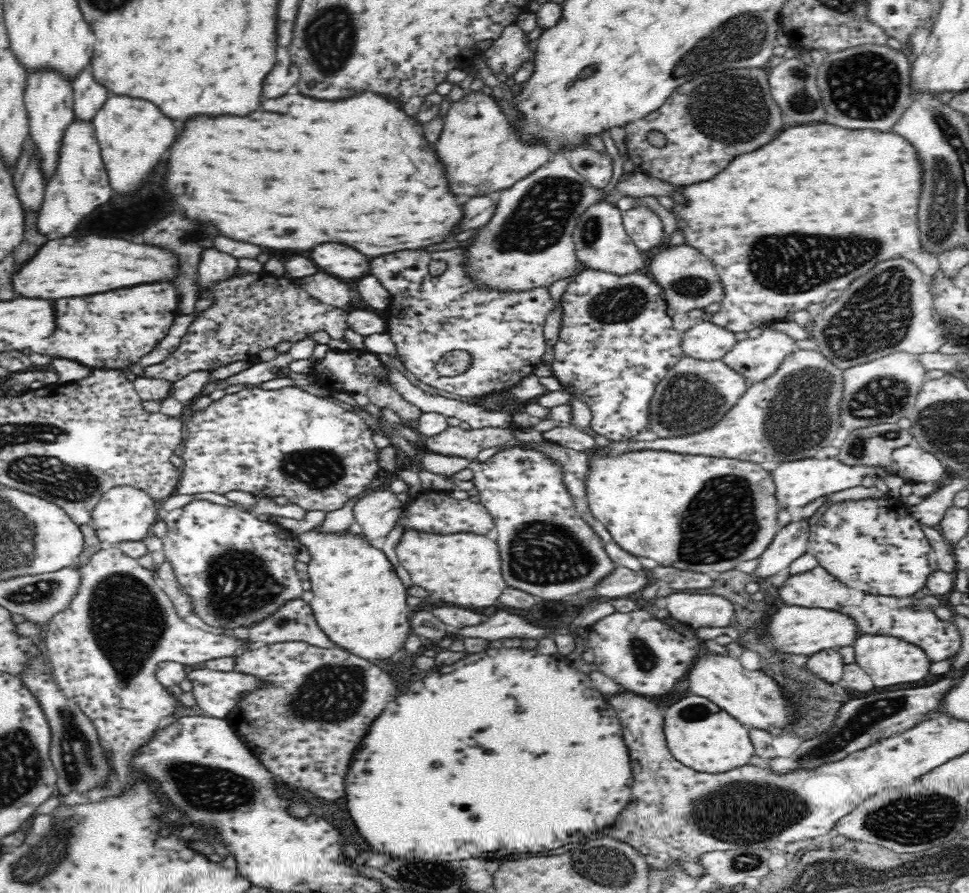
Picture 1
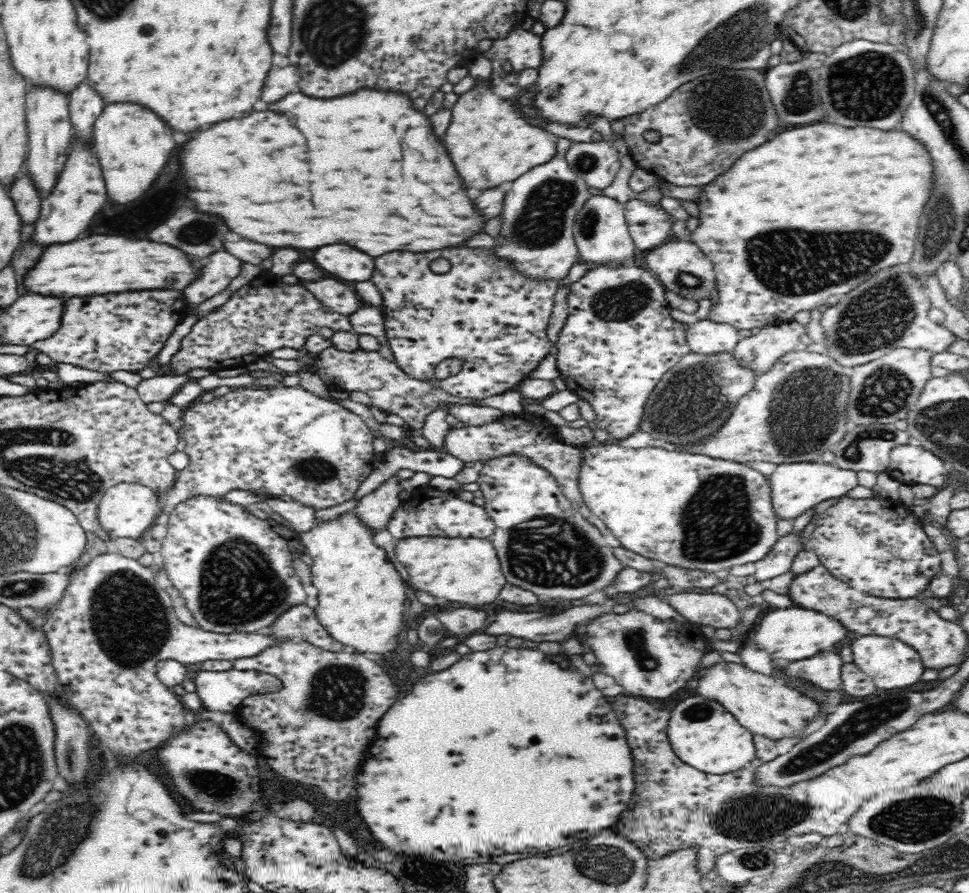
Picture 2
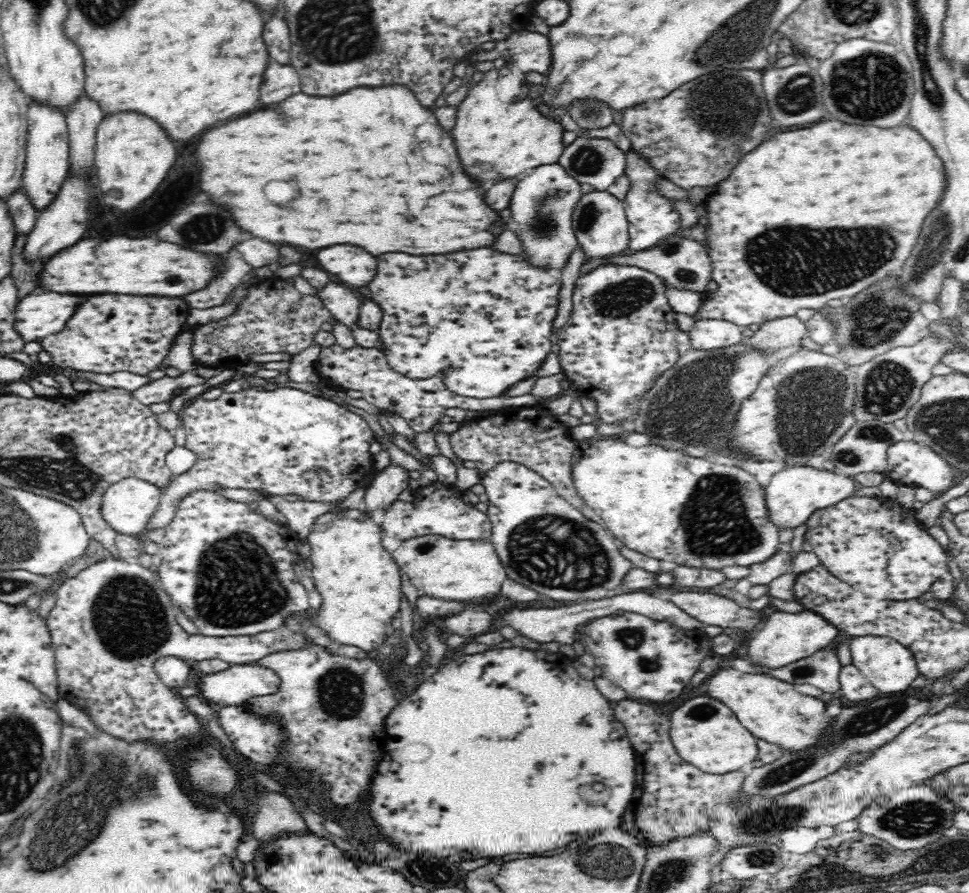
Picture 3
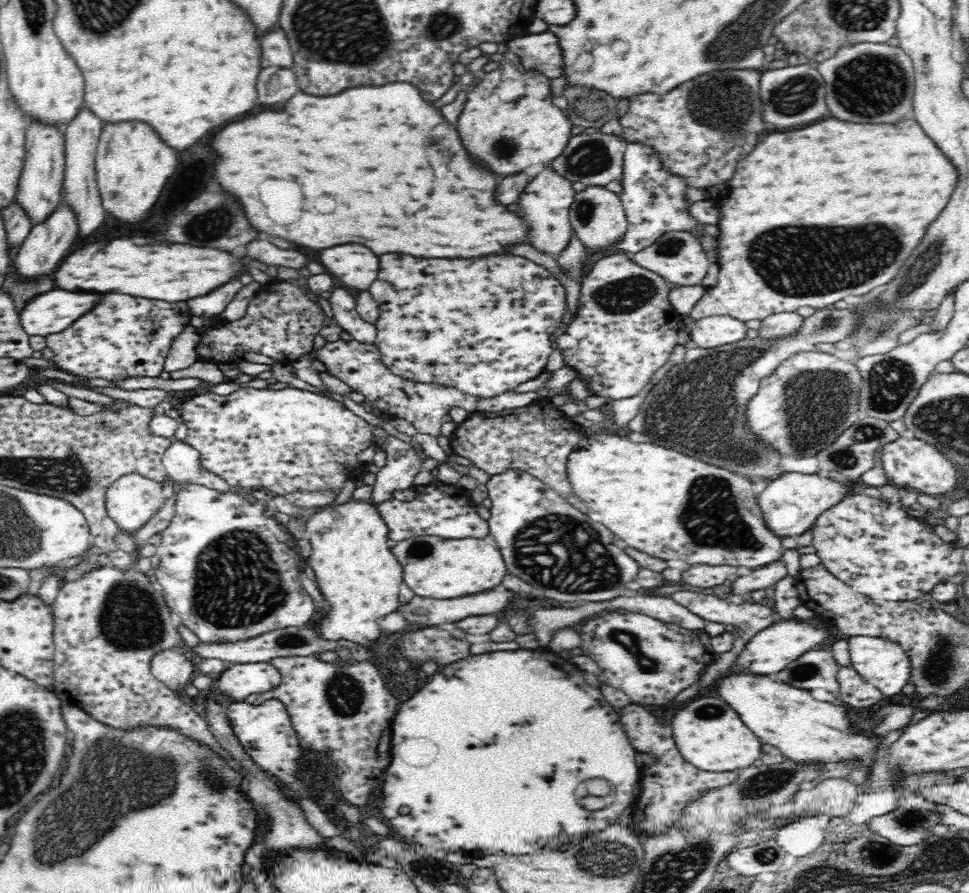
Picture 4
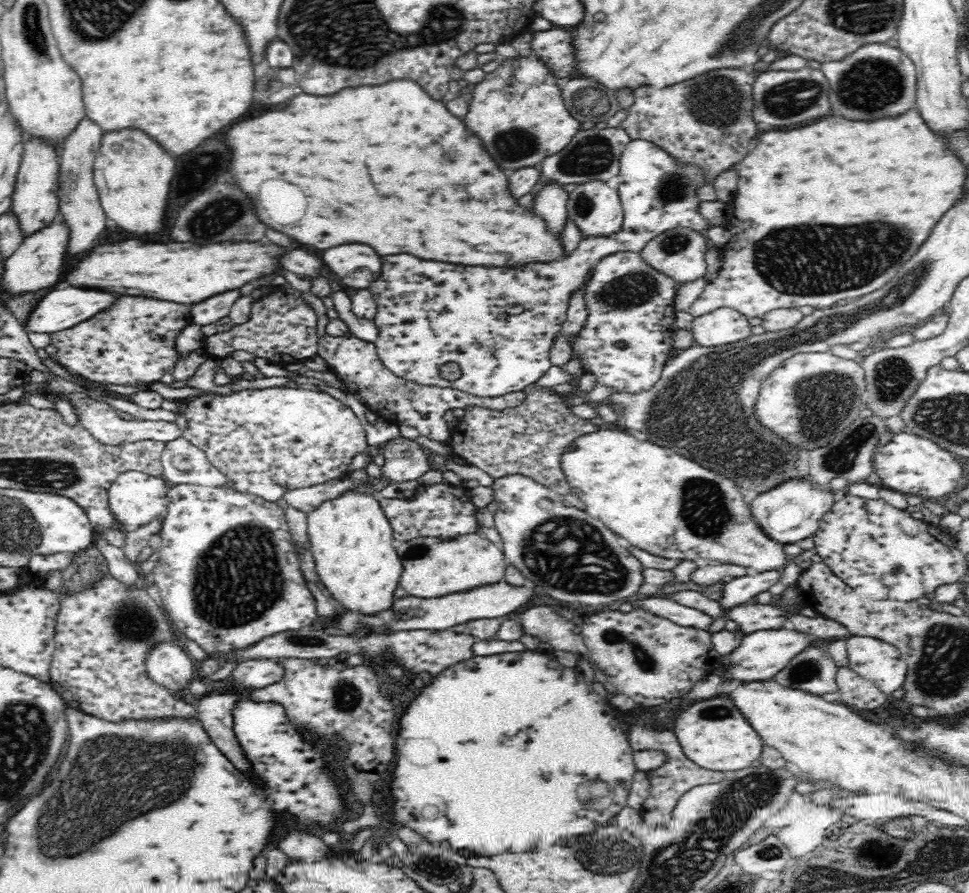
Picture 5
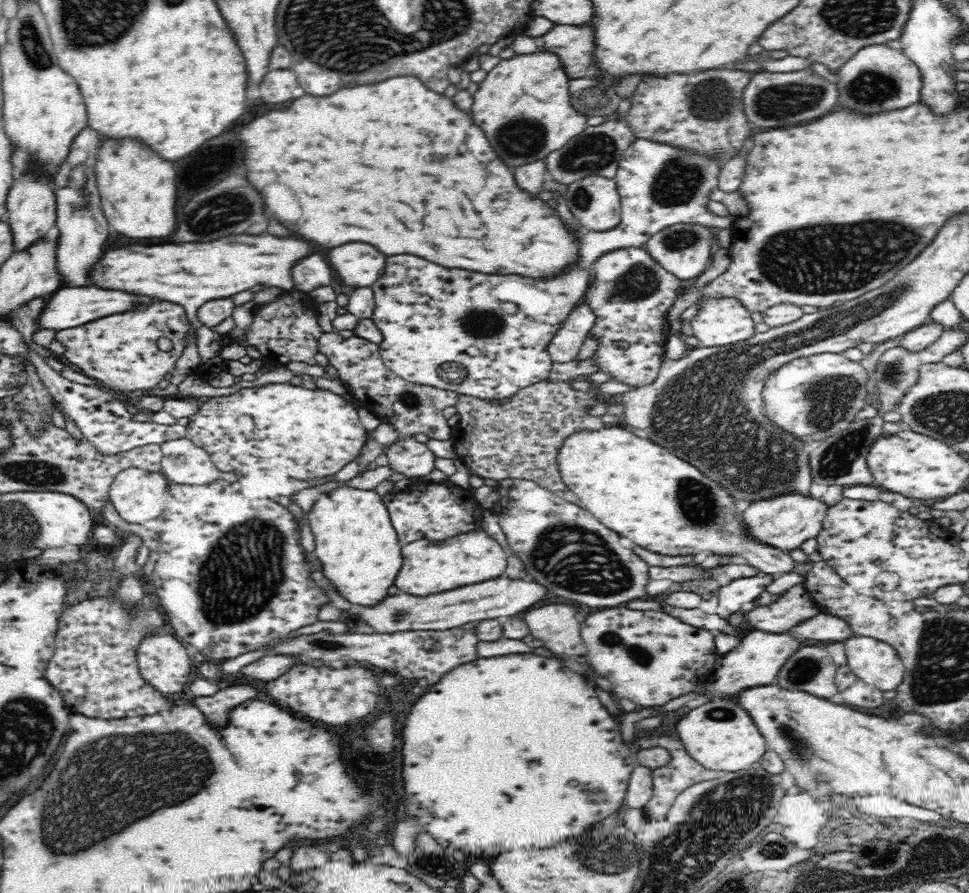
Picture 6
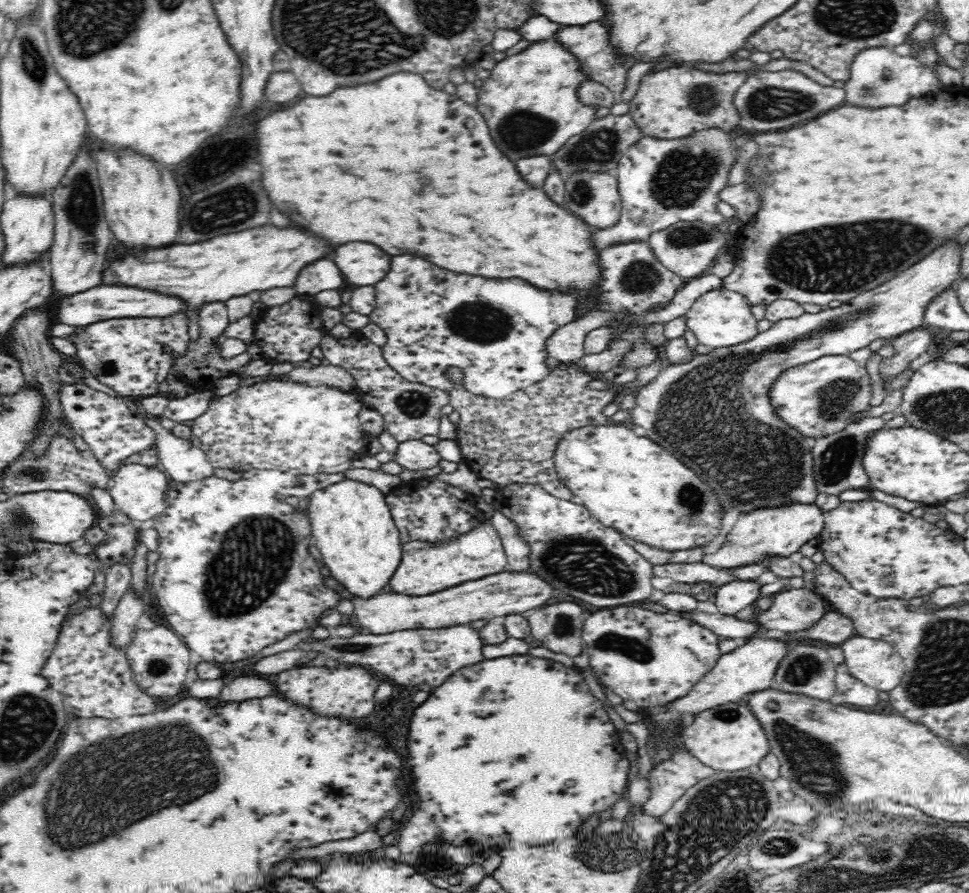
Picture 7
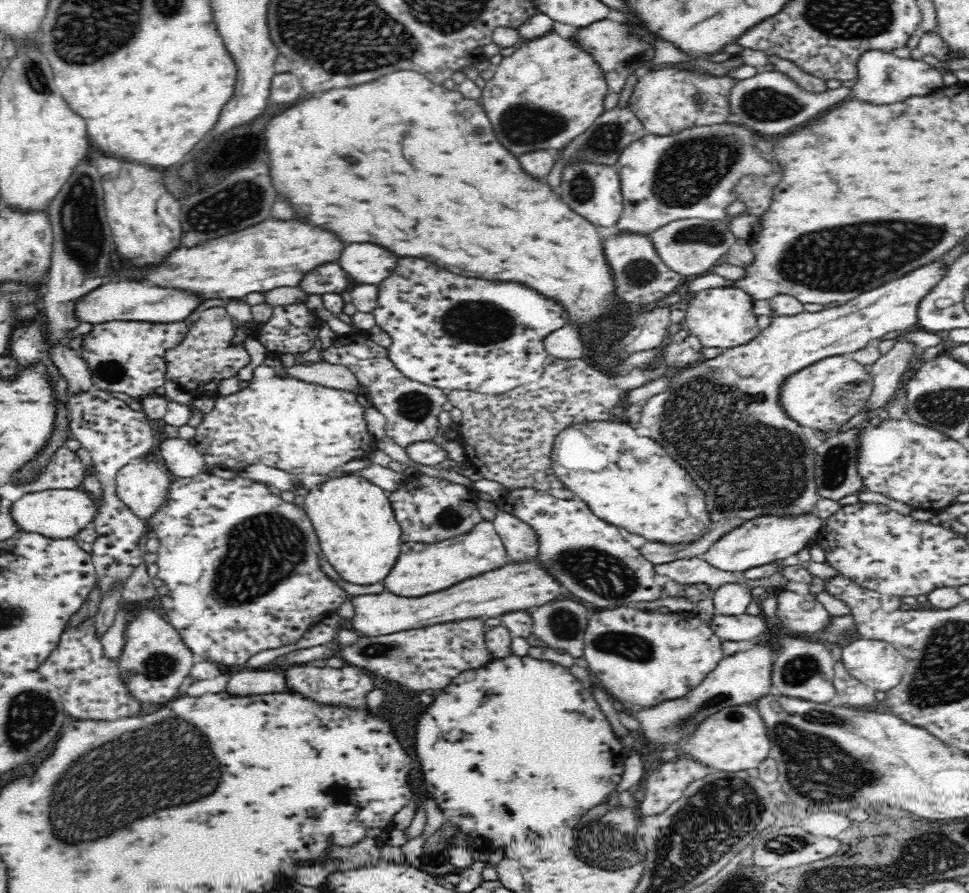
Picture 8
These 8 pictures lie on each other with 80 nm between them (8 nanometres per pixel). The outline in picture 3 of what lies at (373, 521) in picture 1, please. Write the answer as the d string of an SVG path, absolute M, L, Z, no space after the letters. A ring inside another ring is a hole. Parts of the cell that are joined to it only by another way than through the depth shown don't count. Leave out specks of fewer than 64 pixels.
M388 466L365 490L363 501L369 516L376 510L389 509L398 500L398 495L408 488L408 475L404 468Z

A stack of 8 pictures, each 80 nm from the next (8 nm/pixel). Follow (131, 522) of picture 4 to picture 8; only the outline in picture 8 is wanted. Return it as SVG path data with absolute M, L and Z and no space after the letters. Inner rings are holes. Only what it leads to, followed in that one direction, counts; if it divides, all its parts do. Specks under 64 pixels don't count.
M139 459L120 468L115 483L120 499L146 520L166 502L173 482L156 462Z

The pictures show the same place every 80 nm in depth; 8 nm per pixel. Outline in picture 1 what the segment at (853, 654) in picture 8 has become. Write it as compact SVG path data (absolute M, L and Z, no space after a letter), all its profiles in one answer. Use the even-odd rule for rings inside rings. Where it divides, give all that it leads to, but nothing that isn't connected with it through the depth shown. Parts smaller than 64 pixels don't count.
M862 634L854 641L855 662L868 672L873 684L878 688L886 688L890 684L910 684L922 680L928 670L930 662L926 662L926 654L922 656L922 648L914 648L914 644L906 644L904 640L895 636Z

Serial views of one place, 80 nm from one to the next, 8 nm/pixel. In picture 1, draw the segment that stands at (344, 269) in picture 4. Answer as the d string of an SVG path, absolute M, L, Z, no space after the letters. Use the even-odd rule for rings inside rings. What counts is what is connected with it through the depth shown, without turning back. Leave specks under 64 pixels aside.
M322 244L310 256L324 272L338 278L358 278L370 268L370 260L364 254L342 244Z

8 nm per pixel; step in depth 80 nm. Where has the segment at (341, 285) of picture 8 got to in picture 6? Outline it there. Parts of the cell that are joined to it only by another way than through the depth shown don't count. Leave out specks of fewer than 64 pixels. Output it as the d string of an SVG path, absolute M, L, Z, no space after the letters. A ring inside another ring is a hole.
M320 256L306 258L298 268L294 268L293 289L310 293L324 286L332 286L336 280L334 268Z

